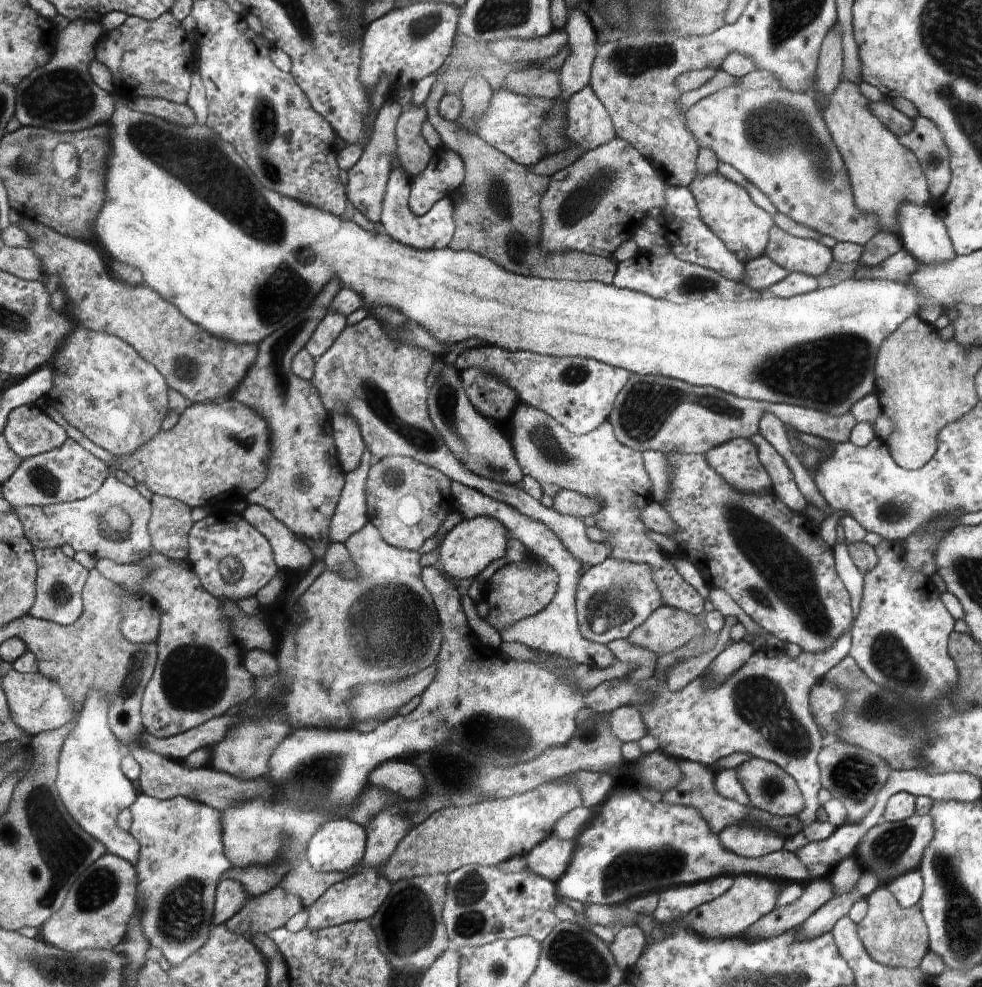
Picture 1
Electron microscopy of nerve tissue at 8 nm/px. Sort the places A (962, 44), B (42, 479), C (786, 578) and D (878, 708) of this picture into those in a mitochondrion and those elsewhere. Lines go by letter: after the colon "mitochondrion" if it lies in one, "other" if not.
A: mitochondrion
B: mitochondrion
C: mitochondrion
D: mitochondrion

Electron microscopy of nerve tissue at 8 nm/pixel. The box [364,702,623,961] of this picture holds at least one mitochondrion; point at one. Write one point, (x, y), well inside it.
(409, 925)

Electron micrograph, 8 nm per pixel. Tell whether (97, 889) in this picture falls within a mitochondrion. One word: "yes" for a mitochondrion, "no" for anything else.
yes

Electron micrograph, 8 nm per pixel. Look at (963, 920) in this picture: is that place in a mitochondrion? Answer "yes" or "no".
yes

